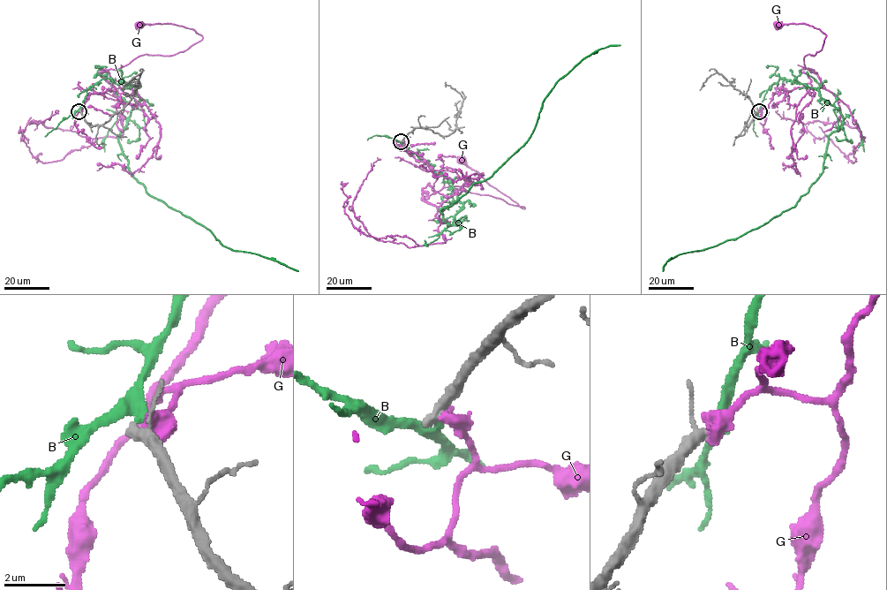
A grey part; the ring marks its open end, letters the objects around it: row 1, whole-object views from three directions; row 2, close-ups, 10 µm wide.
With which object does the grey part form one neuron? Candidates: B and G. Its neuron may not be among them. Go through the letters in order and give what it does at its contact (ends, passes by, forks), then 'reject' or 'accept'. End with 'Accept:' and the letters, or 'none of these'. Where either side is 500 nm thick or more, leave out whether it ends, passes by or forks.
B: it passes by; reject
G: reject
Accept: none of these

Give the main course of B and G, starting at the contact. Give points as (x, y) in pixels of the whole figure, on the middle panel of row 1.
B: (402, 141), (452, 184), (462, 206), (451, 225), (440, 210), (528, 139), (555, 84), (584, 58), (620, 45)
G: (402, 140), (402, 149), (437, 177), (434, 192), (429, 183), (424, 196), (459, 185), (525, 208), (462, 160)

